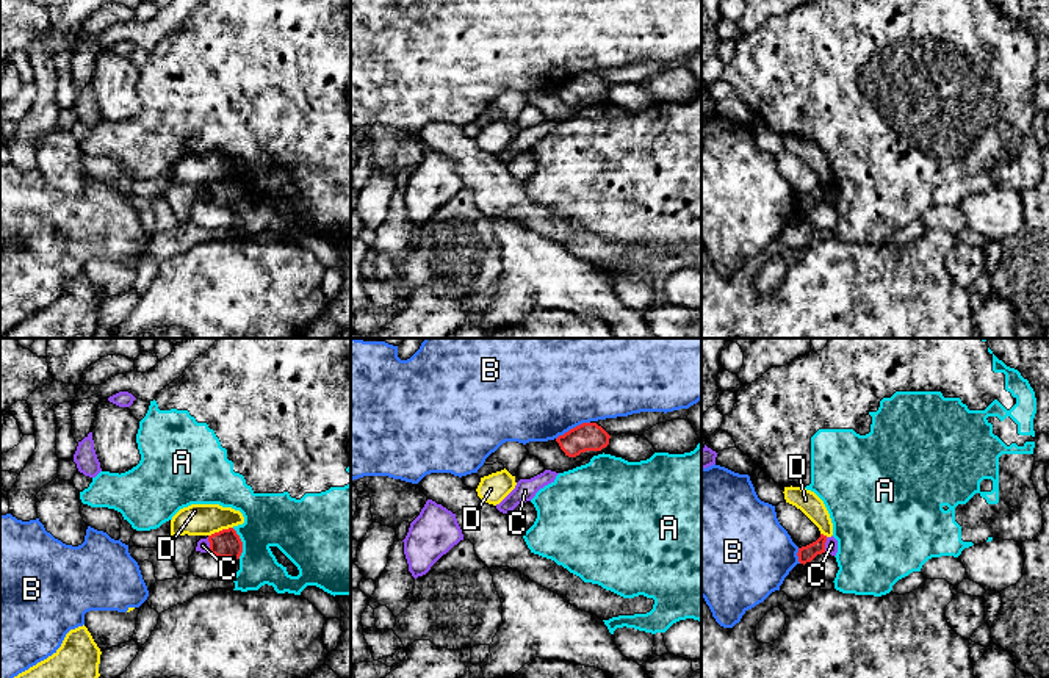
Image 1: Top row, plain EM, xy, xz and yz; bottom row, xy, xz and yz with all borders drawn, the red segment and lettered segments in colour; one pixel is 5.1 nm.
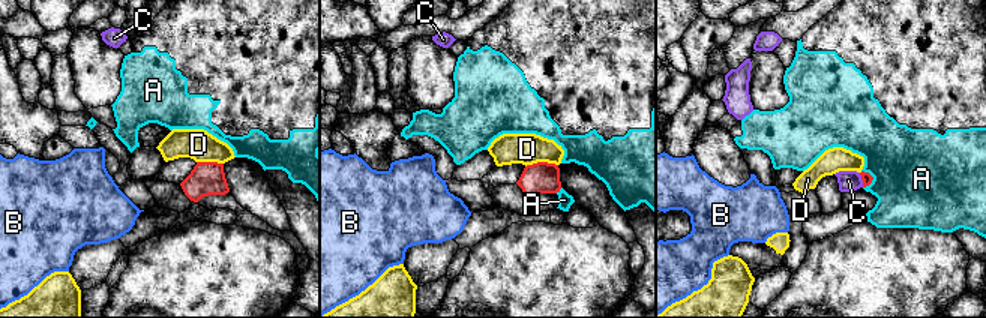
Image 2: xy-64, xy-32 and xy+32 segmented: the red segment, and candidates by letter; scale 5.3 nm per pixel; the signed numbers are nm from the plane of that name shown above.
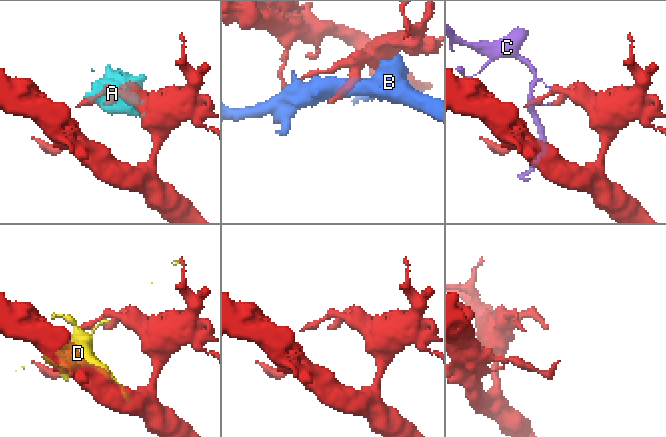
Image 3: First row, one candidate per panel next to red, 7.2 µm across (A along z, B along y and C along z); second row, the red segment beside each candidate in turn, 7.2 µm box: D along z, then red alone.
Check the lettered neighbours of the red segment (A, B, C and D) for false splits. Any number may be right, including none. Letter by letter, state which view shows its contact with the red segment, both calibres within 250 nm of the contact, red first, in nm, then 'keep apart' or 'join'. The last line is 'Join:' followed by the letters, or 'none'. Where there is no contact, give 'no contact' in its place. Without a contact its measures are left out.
A: contact in xy; calibres 140 and 280 nm; keep apart
B: contact in xz; calibres 140 and 500 nm; keep apart
C: contact in xy; calibres 140 and 60 nm; keep apart
D: contact in xy; calibres 140 and 160 nm; keep apart
Join: none

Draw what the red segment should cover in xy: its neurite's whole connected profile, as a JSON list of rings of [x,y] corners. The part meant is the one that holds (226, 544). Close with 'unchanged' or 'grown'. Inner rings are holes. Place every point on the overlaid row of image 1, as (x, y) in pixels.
[[[233,528],[208,536],[210,553],[218,557],[240,559],[243,542]]] | unchanged

